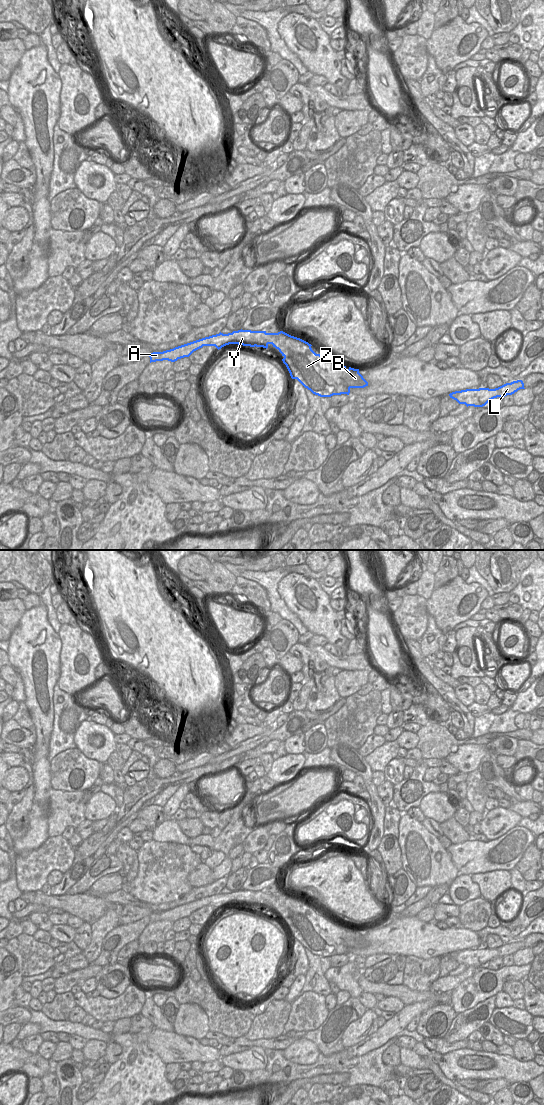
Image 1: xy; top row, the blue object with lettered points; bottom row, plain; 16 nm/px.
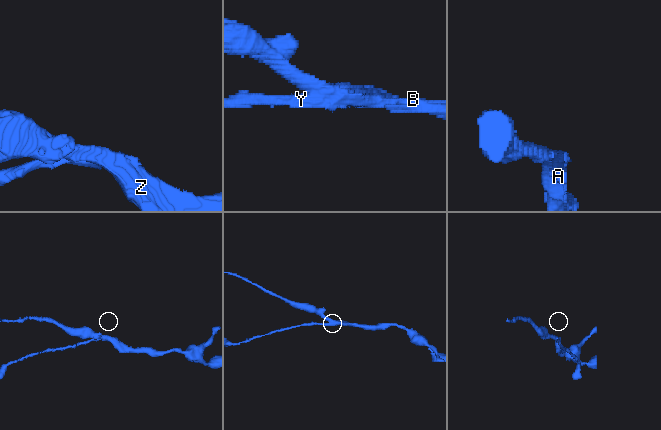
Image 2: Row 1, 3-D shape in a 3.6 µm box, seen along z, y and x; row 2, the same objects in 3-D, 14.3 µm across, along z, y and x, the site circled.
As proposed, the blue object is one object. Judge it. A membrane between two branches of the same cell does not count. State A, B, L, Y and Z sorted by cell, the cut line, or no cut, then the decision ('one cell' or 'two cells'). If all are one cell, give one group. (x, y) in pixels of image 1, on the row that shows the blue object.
A / B L Y Z | xy (224, 334), (232, 334), (234, 336), (233, 343) | two cells

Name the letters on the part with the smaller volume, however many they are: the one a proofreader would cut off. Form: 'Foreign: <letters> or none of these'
Foreign: A

